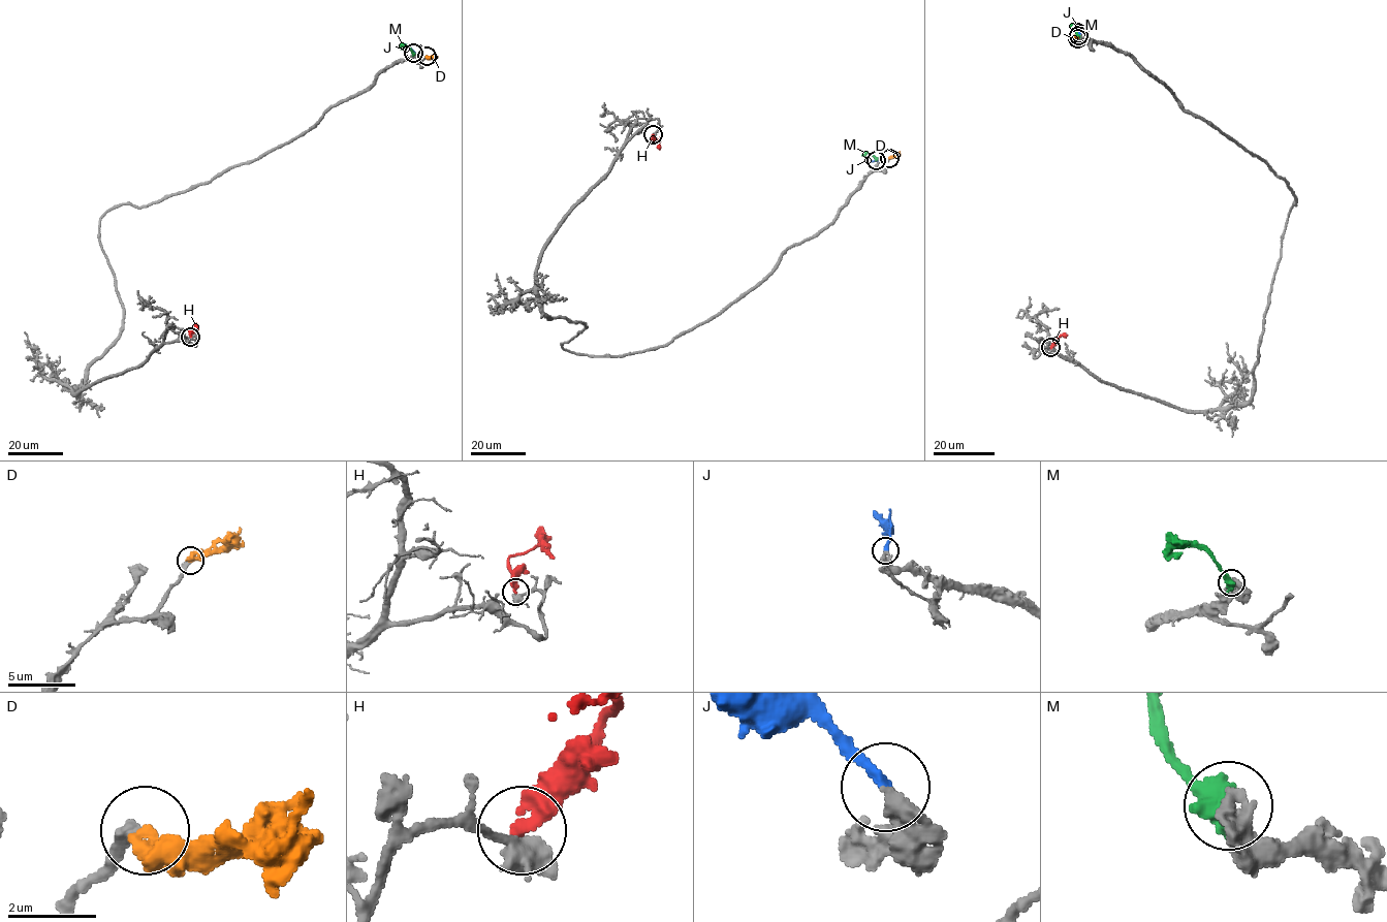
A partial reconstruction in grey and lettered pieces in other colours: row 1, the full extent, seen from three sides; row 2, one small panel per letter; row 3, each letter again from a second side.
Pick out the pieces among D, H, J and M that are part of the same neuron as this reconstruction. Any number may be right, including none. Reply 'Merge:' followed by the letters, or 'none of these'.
Merge: D, J

